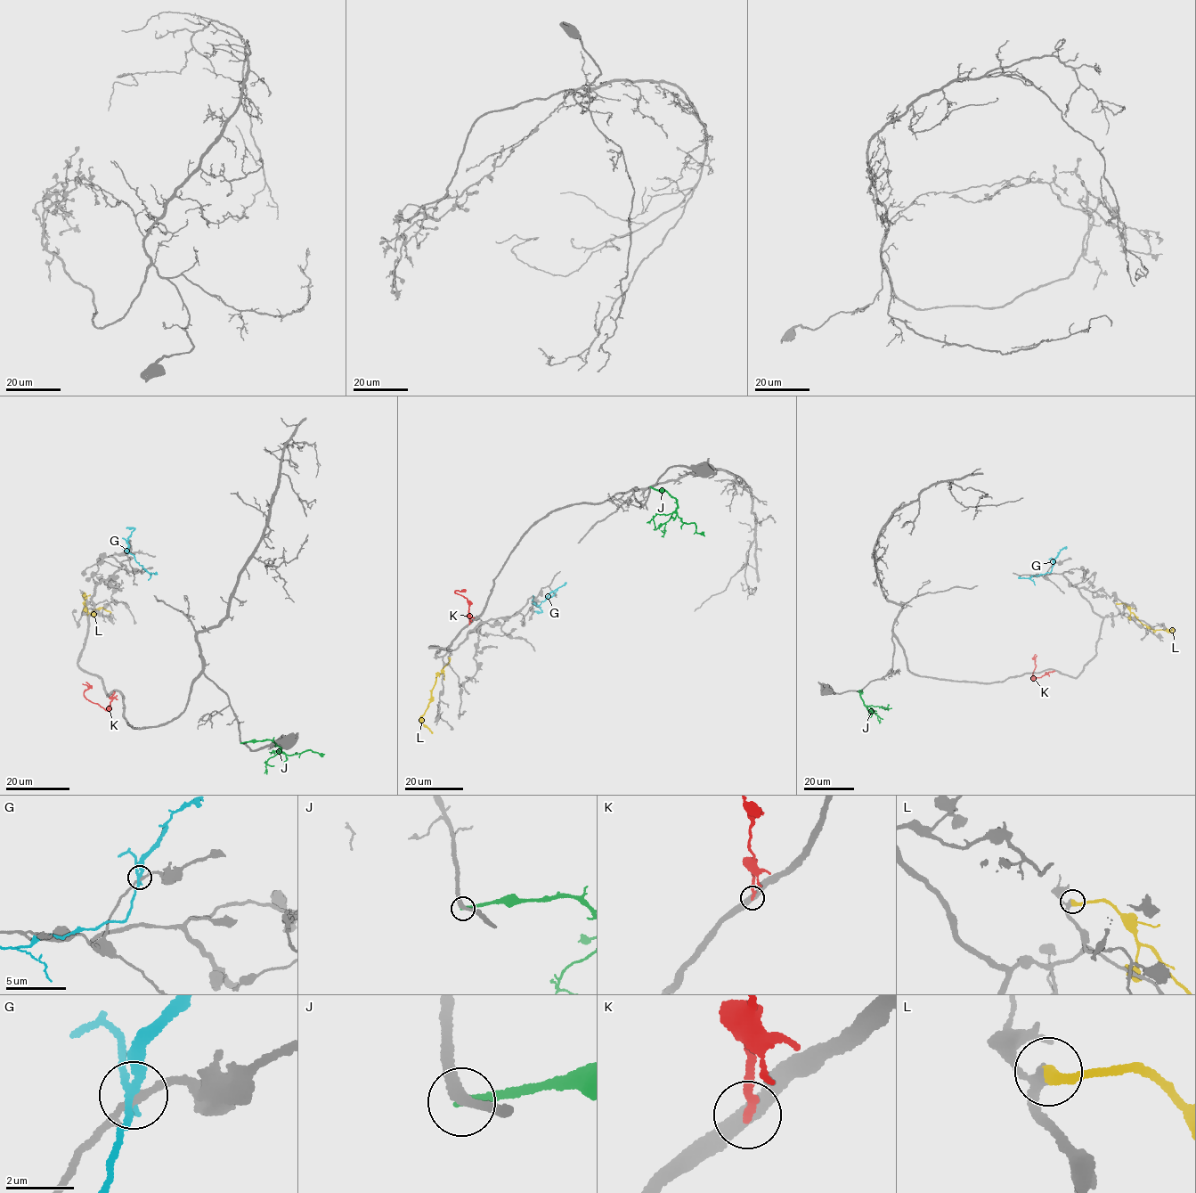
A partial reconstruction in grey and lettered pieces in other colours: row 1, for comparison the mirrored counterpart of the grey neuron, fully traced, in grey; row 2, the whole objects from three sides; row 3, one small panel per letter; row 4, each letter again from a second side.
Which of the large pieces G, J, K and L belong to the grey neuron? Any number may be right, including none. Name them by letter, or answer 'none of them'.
L

